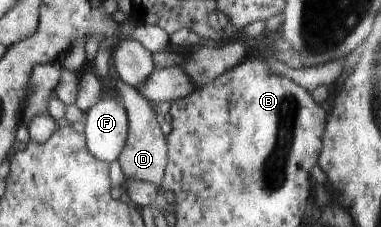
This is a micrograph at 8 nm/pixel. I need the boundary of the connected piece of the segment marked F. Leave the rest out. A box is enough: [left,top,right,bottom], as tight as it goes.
[84,96,128,163]

